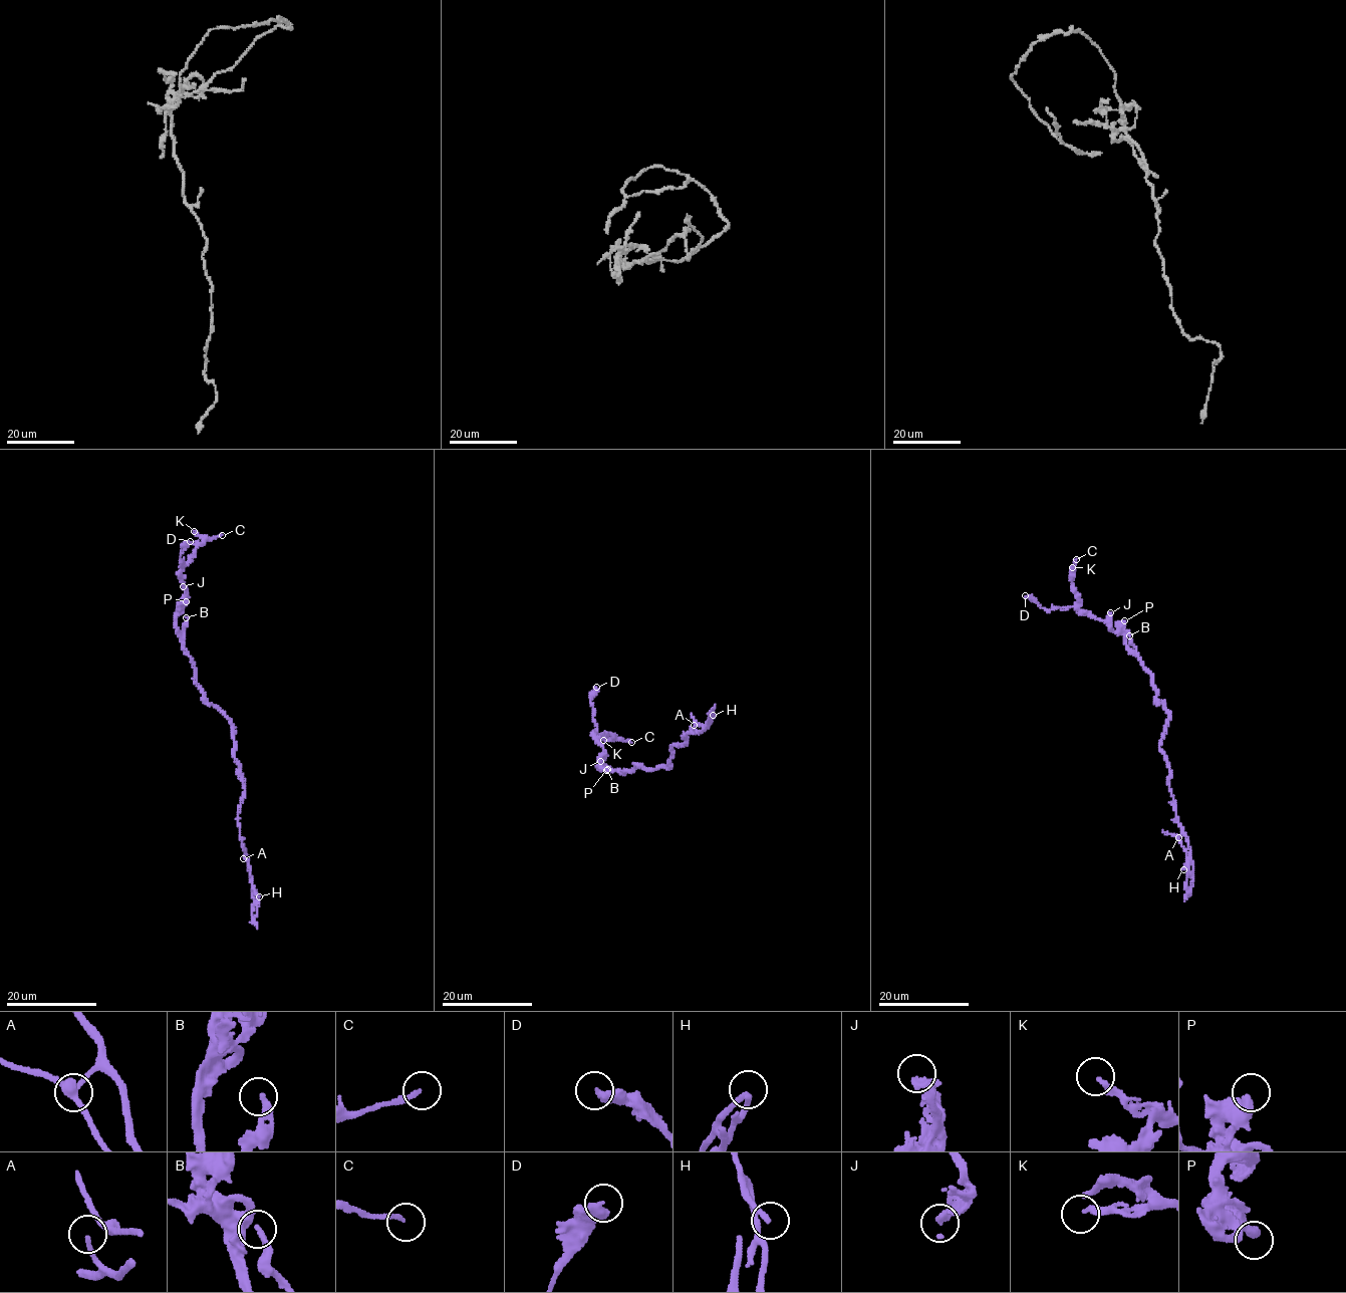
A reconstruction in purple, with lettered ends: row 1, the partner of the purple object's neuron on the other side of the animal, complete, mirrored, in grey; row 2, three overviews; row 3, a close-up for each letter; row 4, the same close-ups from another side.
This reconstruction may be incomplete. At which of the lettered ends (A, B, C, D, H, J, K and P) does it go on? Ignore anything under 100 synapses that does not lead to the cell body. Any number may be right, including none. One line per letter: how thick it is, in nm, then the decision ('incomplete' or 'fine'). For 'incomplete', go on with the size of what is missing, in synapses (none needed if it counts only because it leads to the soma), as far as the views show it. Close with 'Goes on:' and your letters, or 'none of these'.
A: 120 nm | fine
B: 240 nm | fine
C: 170 nm | fine
D: 440 nm | fine
H: 200 nm | fine
J: 320 nm | fine
K: 200 nm | fine
P: 500 nm | incomplete | 400 syn
Goes on: P

